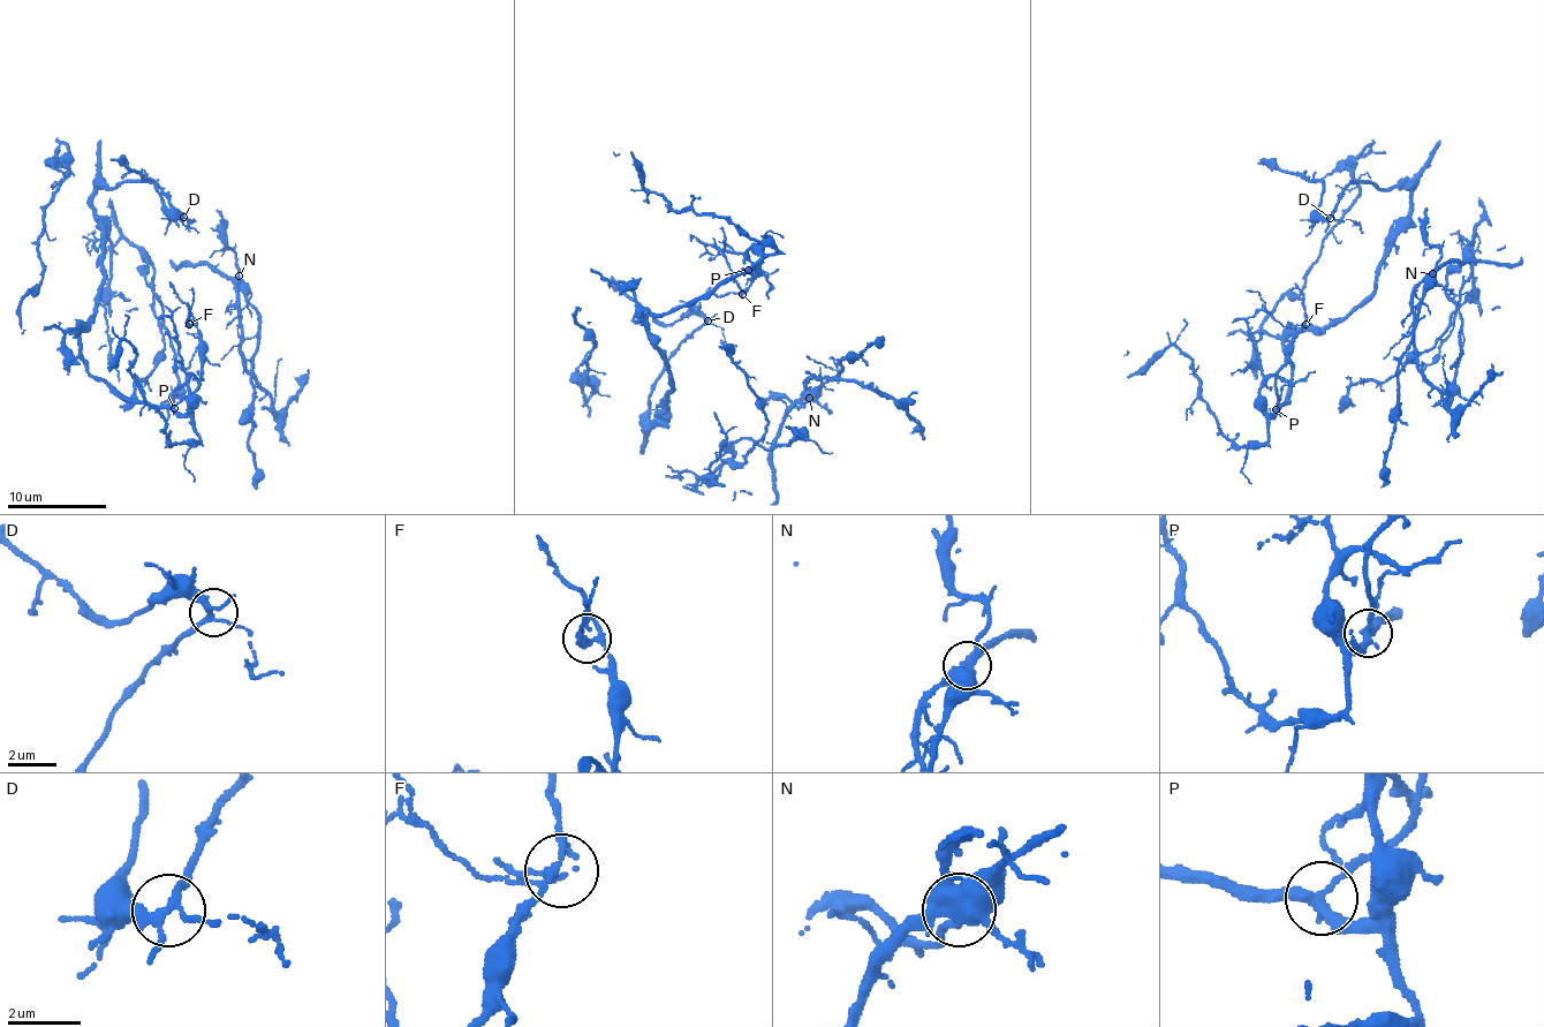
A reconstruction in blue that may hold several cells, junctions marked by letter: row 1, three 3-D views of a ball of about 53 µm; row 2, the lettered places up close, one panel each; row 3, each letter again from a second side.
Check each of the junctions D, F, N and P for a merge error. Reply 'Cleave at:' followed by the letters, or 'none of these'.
Cleave at: none of these

